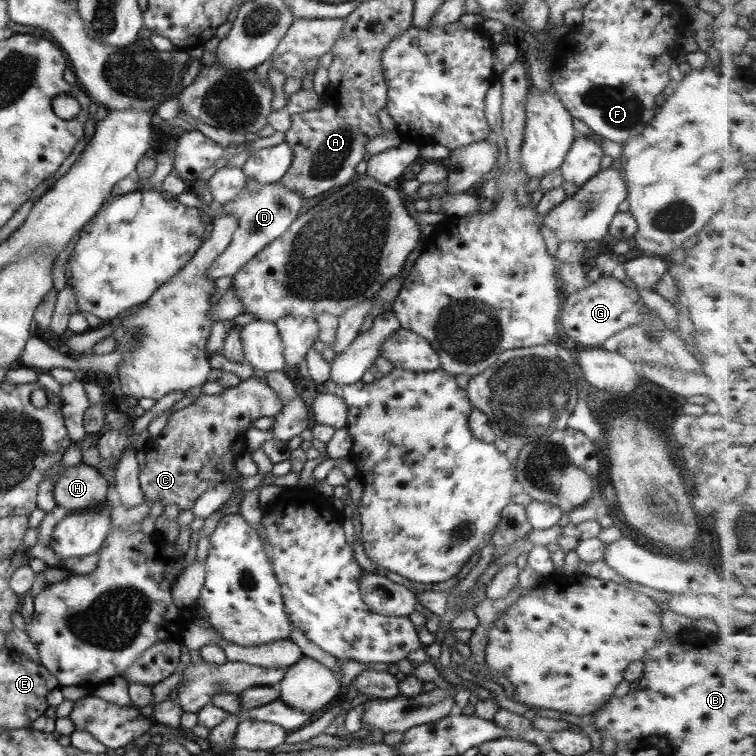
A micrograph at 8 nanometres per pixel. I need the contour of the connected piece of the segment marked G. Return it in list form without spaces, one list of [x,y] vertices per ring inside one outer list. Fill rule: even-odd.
[[[602,275],[587,288],[575,293],[570,293],[561,308],[561,316],[558,316],[558,328],[563,330],[563,336],[571,338],[573,342],[581,346],[601,347],[603,342],[616,332],[637,324],[646,318],[646,314],[652,310],[643,304],[638,294],[626,288],[615,278]]]

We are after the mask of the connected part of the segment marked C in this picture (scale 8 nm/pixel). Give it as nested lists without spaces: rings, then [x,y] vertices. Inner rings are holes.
[[[251,376],[245,380],[240,380],[237,386],[223,387],[219,394],[205,395],[203,393],[200,393],[198,397],[195,397],[191,404],[182,409],[172,411],[171,414],[169,414],[169,416],[167,416],[166,418],[167,430],[165,430],[165,427],[163,427],[161,429],[161,432],[159,432],[159,434],[155,438],[152,438],[147,444],[143,446],[146,461],[143,469],[138,472],[138,483],[143,496],[147,500],[151,500],[154,505],[159,505],[161,508],[164,508],[168,504],[175,504],[175,506],[179,508],[180,512],[181,510],[190,509],[193,501],[204,490],[216,487],[217,485],[233,485],[234,492],[230,494],[230,498],[233,497],[234,494],[243,493],[242,488],[238,486],[238,482],[243,478],[243,476],[239,475],[237,471],[235,471],[234,461],[239,458],[241,454],[246,452],[246,448],[244,445],[244,434],[247,428],[251,427],[251,422],[257,420],[257,418],[263,418],[263,416],[274,417],[281,408],[282,398],[266,383],[266,380],[263,377]]]

